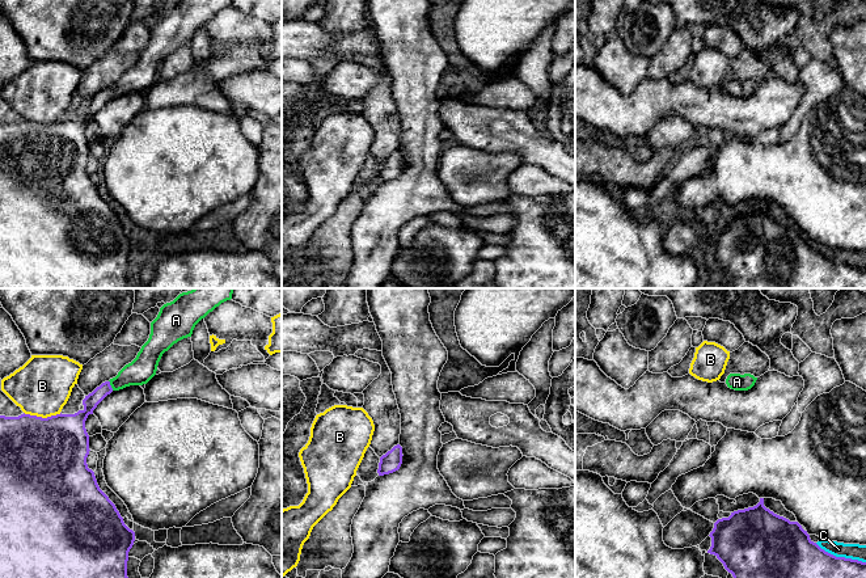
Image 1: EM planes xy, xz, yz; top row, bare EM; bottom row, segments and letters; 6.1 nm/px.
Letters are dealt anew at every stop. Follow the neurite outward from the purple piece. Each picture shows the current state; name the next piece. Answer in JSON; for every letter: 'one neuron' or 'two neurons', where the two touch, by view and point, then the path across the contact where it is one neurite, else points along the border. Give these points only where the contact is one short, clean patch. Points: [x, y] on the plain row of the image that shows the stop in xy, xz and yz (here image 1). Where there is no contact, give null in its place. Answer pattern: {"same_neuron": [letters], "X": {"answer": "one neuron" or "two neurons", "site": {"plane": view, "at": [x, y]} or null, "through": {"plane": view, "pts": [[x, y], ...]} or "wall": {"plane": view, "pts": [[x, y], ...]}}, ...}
{"same_neuron": ["A"], "A": {"answer": "one neuron", "site": {"plane": "xy", "at": [110, 92]}, "through": {"plane": "xy", "pts": [[91, 108], [110, 92], [138, 79], [143, 74]]}}, "B": {"answer": "two neurons", "site": {"plane": "xy", "at": [41, 123]}}, "C": {"answer": "two neurons", "site": {"plane": "yz", "at": [840, 264]}}}

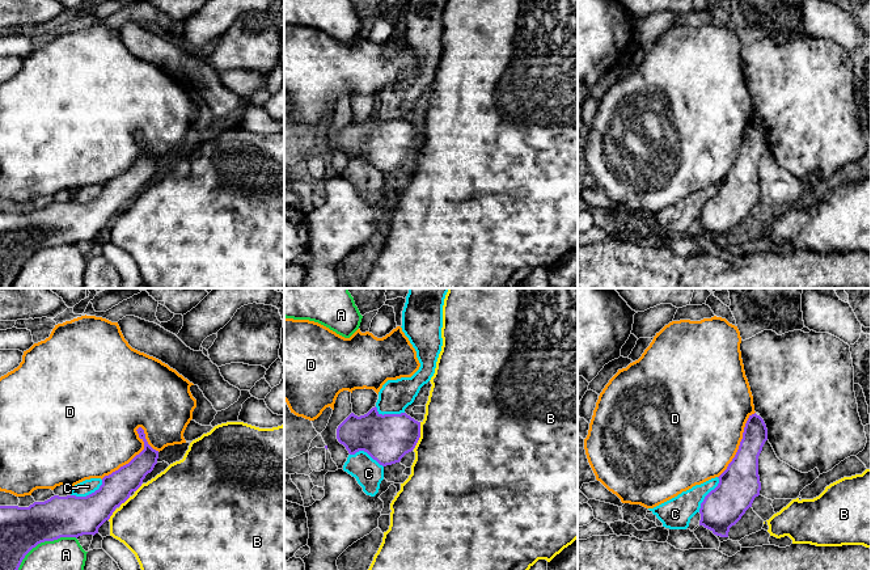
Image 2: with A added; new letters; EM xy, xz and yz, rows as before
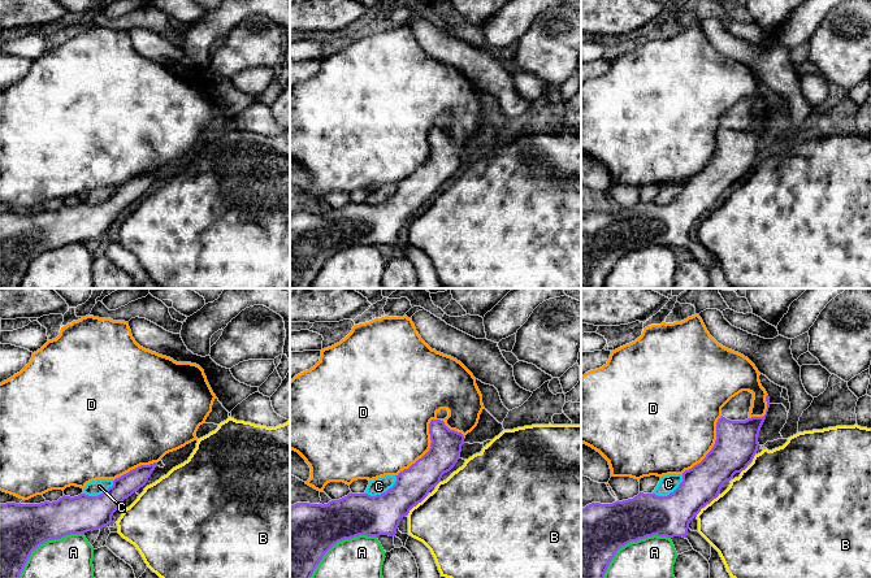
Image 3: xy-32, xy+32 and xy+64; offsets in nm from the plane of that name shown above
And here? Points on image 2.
{"same_neuron": [], "A": {"answer": "two neurons", "site": {"plane": "xy", "at": [38, 249]}}, "B": {"answer": "two neurons", "site": {"plane": "xz", "at": [419, 142]}, "wall": {"plane": "xz", "pts": [[421, 129], [421, 143], [413, 155]]}}, "C": {"answer": "two neurons", "site": {"plane": "xy", "at": [89, 201]}}, "D": {"answer": "two neurons", "site": {"plane": "xy", "at": [134, 164]}}}

